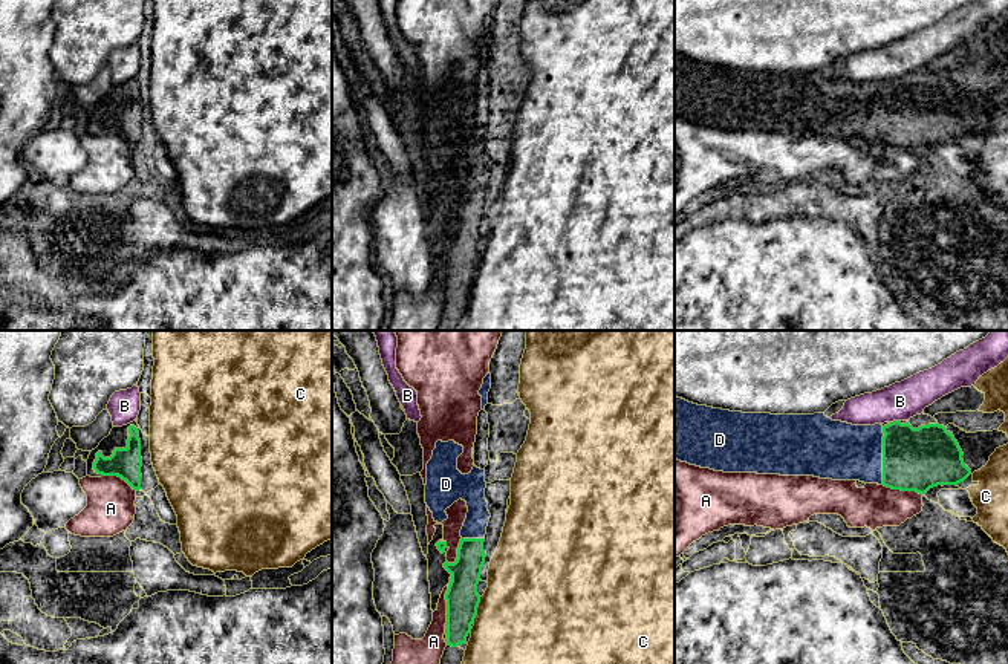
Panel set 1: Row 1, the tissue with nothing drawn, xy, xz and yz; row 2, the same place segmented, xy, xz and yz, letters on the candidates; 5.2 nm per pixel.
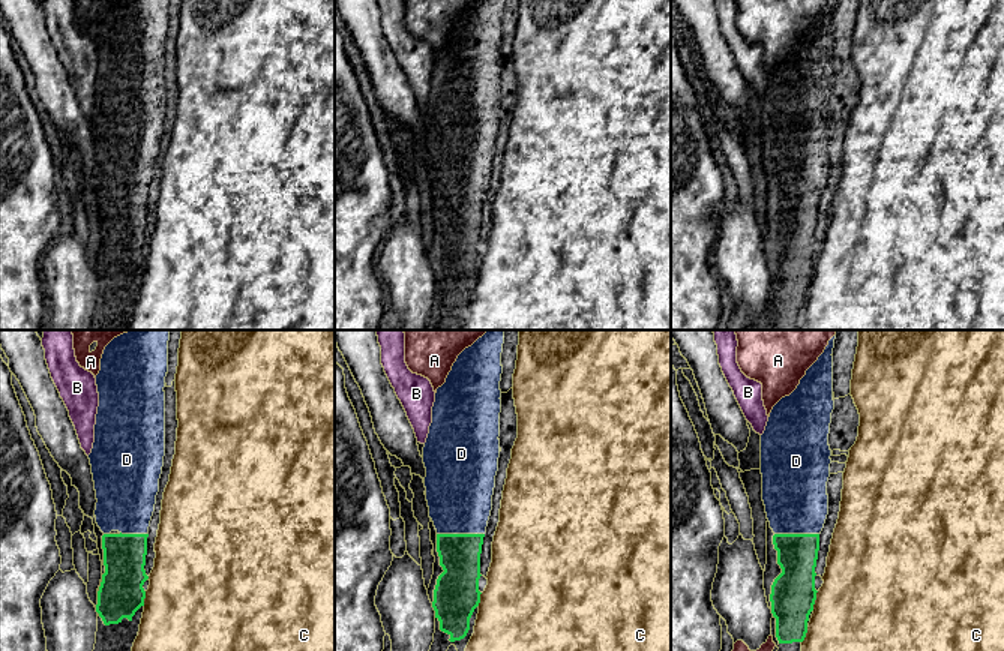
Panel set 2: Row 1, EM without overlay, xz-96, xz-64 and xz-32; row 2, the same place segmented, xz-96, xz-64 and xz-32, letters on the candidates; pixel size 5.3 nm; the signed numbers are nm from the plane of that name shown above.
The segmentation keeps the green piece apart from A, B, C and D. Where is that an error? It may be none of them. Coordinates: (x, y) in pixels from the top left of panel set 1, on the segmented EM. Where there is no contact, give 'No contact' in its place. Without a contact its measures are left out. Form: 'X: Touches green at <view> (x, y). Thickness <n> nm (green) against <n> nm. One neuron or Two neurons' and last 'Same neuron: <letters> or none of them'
A: Touches green at xz (445, 598). Thickness 180 nm (green) against 130 nm. Two neurons
B: Touches green at yz (894, 421). Thickness 340 nm (green) against 200 nm. Two neurons
C: Touches green at xz (476, 609). Thickness 180 nm (green) against 480 nm. Two neurons
D: Touches green at yz (883, 456). Thickness 340 nm (green) against 300 nm. One neuron
Same neuron: D

